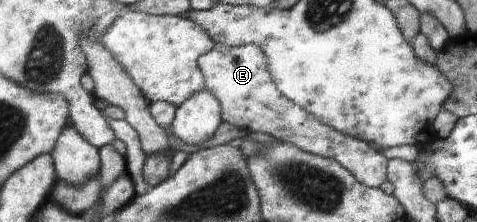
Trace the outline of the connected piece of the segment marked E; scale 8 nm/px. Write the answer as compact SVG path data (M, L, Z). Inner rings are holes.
M217 44L201 56L198 63L206 77L205 88L221 103L223 121L248 129L250 132L268 133L301 150L336 160L362 182L362 185L379 188L384 183L386 175L384 155L380 155L371 143L338 132L331 125L326 125L326 122L320 125L314 114L296 102L290 101L274 83L267 57L257 45Z

